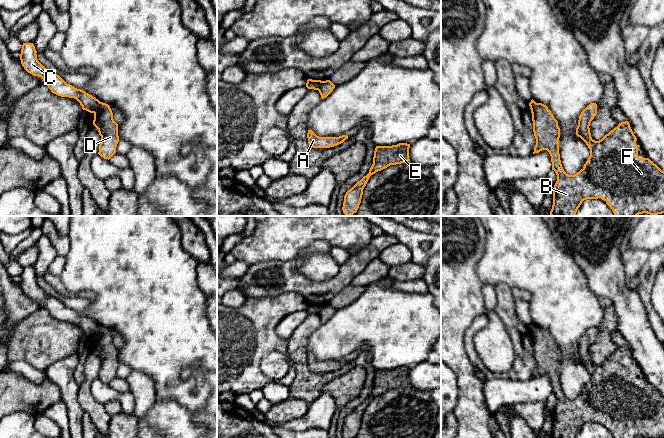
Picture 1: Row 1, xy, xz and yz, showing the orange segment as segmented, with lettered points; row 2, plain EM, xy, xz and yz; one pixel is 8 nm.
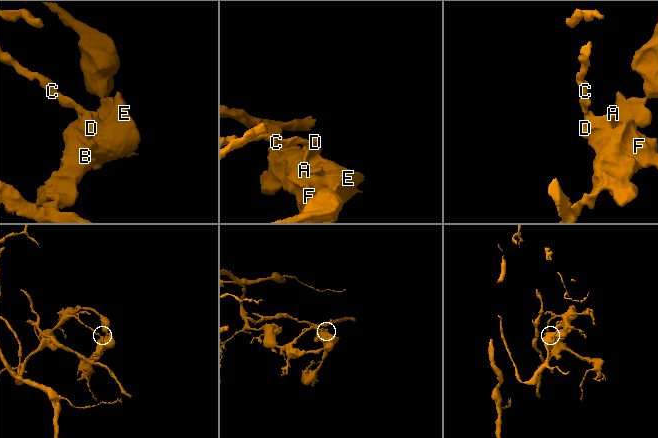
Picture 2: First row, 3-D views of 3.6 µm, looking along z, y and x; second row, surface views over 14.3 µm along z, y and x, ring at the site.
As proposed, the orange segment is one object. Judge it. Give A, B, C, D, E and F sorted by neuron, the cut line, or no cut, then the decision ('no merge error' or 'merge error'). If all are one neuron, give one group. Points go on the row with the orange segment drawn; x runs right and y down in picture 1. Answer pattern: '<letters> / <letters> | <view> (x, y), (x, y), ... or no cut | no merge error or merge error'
A B D E F / C | xy (100, 102), (93, 112) | merge error

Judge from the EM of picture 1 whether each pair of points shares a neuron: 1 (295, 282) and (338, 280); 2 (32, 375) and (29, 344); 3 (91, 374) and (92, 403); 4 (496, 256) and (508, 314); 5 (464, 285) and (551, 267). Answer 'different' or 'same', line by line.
1: same
2: different
3: same
4: different
5: different

